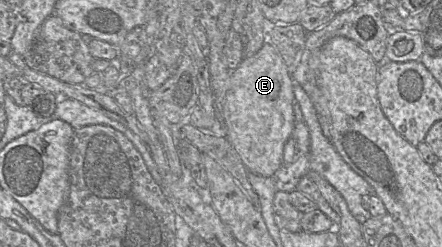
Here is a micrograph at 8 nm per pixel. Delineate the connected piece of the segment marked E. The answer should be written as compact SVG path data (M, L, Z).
M269 42L253 56L243 58L232 72L222 117L226 137L249 172L272 178L283 166L284 147L296 124L294 85L290 68Z

